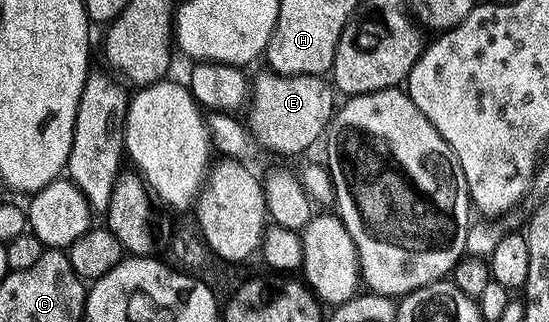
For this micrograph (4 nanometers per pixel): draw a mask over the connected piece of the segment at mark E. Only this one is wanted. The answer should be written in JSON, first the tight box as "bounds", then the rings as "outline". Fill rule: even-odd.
{"bounds":[246,72,334,154],"outline":[[[263,72],[250,82],[246,107],[246,125],[257,147],[276,154],[300,154],[325,137],[334,113],[334,90],[323,77],[315,74],[273,74]]]}

